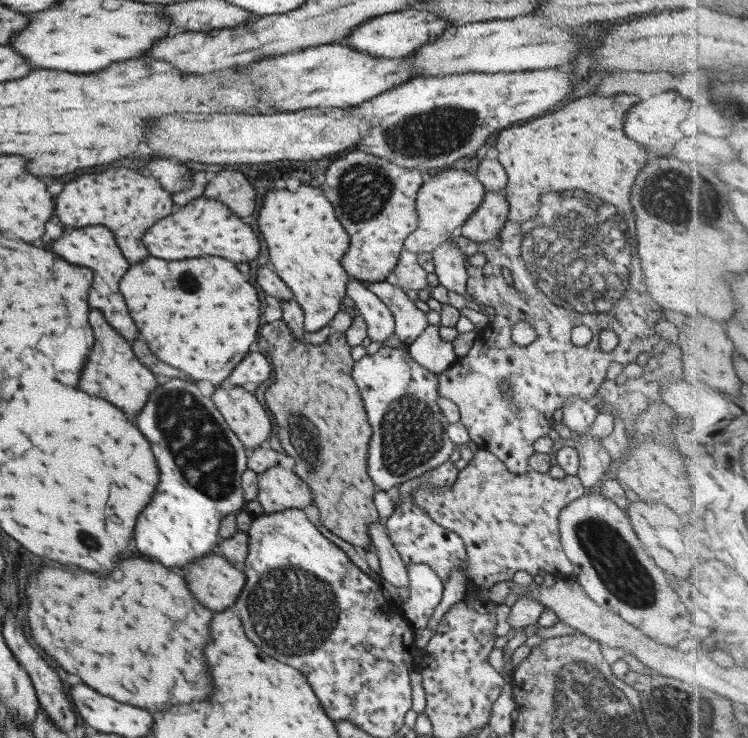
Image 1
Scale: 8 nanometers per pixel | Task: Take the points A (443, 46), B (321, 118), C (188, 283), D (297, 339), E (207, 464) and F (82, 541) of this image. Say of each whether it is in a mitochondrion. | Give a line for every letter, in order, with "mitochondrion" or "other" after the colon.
A: other
B: other
C: mitochondrion
D: other
E: mitochondrion
F: mitochondrion

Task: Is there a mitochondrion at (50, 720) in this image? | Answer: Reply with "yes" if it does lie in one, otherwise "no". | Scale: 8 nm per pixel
no

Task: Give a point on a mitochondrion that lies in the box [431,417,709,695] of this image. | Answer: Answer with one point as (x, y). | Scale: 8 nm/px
(613, 561)

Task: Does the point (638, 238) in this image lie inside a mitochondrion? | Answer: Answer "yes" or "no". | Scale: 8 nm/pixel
yes

